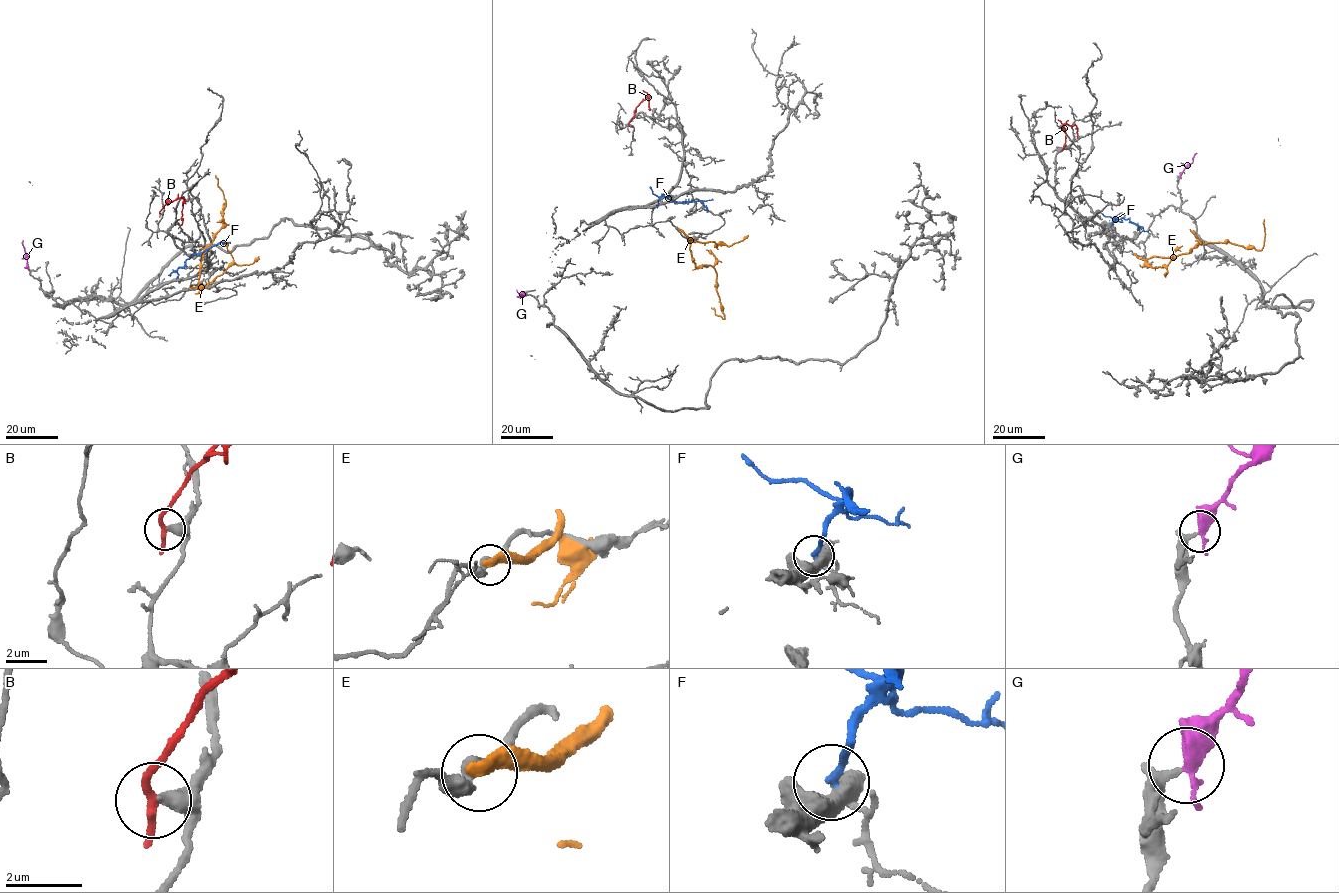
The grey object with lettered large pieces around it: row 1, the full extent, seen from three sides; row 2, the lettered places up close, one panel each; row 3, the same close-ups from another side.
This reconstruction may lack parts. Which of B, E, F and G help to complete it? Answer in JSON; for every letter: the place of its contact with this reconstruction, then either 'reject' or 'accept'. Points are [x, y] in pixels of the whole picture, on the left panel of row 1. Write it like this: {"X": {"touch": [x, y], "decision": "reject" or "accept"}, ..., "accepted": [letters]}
{"B": {"touch": [160, 213], "decision": "reject"}, "E": {"touch": [189, 288], "decision": "reject"}, "F": {"touch": [176, 279], "decision": "reject"}, "G": {"touch": [28, 268], "decision": "accept"}, "accepted": ["G"]}

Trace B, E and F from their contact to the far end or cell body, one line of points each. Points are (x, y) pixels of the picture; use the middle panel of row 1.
B: (629, 124), (635, 109), (647, 95), (649, 110)
E: (678, 228), (687, 236), (695, 267), (708, 265), (715, 270), (716, 289), (725, 318), (716, 315), (711, 308)
F: (659, 198), (666, 196), (678, 202), (701, 201), (708, 211)

